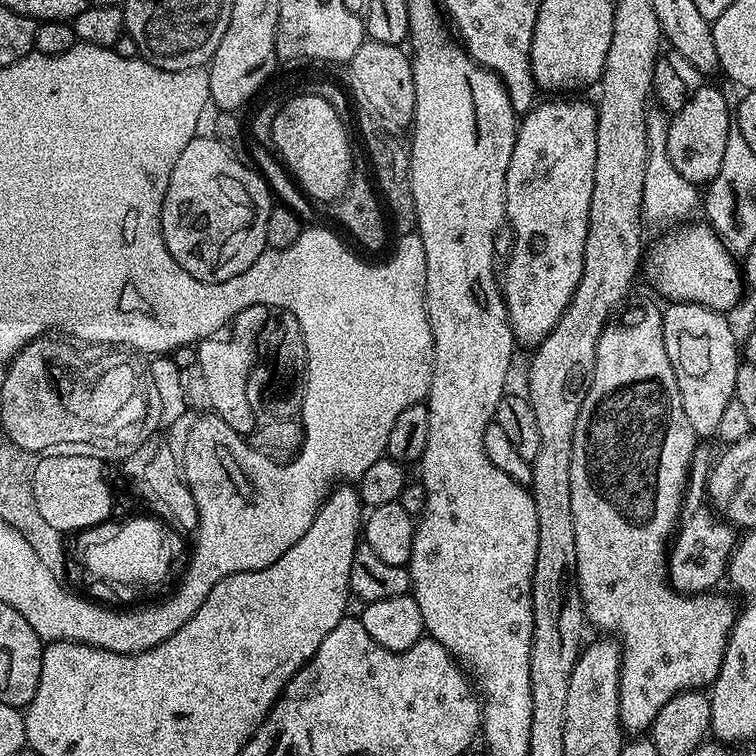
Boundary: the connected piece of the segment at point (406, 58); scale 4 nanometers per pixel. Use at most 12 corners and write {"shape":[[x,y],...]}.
{"shape":[[365,39],[346,84],[396,134],[416,119],[414,74],[401,45]]}

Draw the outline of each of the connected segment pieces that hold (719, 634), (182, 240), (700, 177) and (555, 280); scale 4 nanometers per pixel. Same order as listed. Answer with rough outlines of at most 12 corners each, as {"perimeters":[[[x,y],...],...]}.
{"perimeters":[[[661,309],[598,342],[570,462],[620,726],[715,680],[738,608],[669,581],[698,437]],[[197,135],[160,225],[188,276],[221,284],[268,248],[267,182]],[[716,88],[687,97],[667,153],[697,186],[722,166],[732,110]],[[596,104],[523,113],[506,170],[517,345],[566,310],[586,250]]]}

